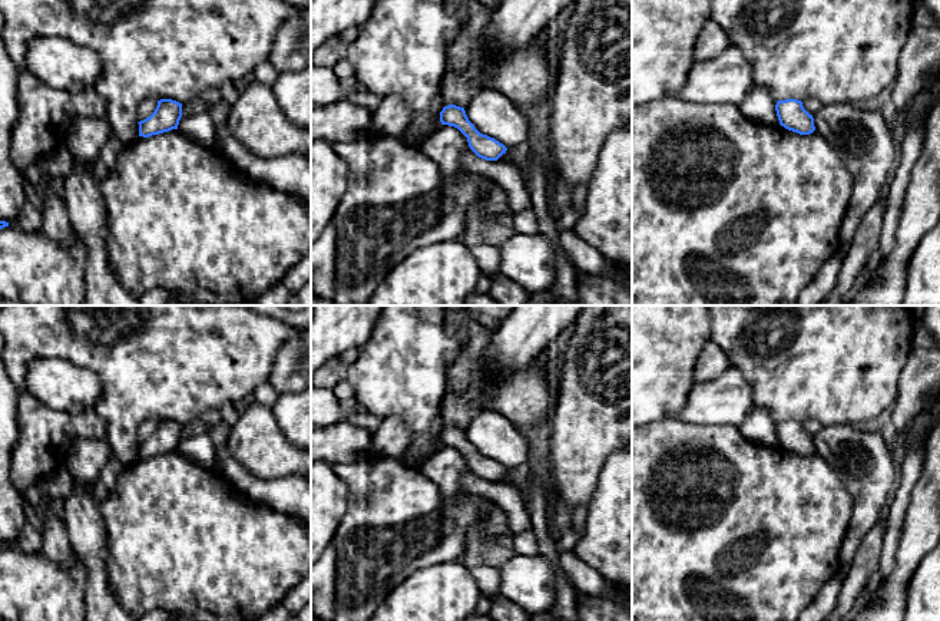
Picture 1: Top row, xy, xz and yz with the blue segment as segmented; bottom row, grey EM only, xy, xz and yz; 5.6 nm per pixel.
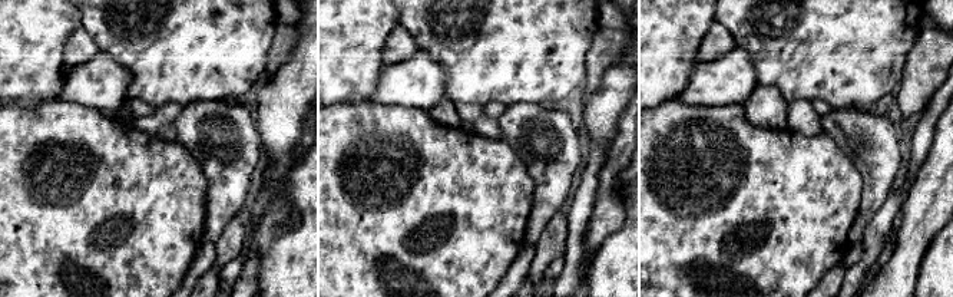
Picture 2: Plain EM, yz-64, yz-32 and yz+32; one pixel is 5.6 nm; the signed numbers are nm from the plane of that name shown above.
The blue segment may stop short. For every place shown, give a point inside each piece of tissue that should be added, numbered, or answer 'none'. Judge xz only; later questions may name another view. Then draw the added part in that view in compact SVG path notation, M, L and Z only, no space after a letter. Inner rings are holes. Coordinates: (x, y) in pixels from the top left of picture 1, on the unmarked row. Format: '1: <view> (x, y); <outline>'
none

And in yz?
none

